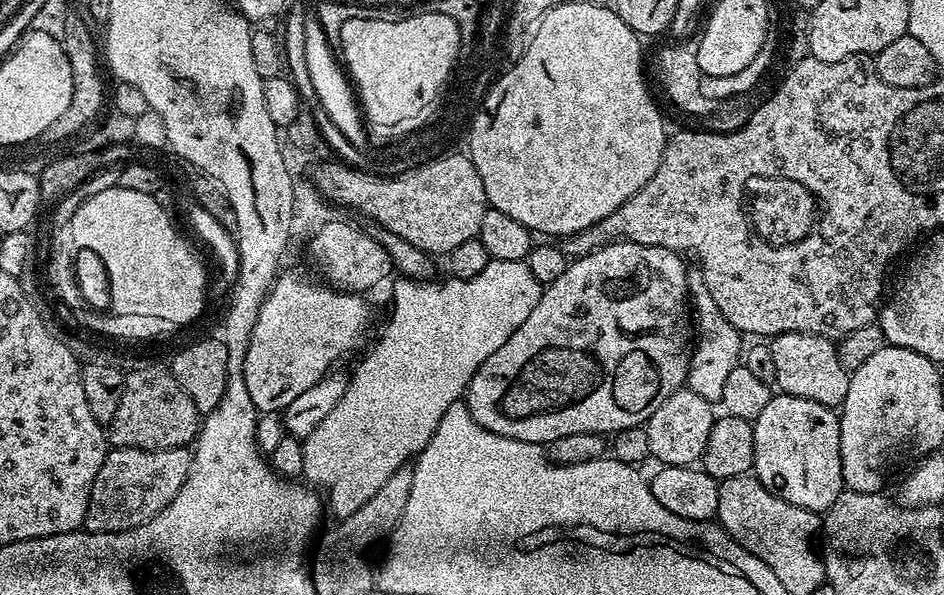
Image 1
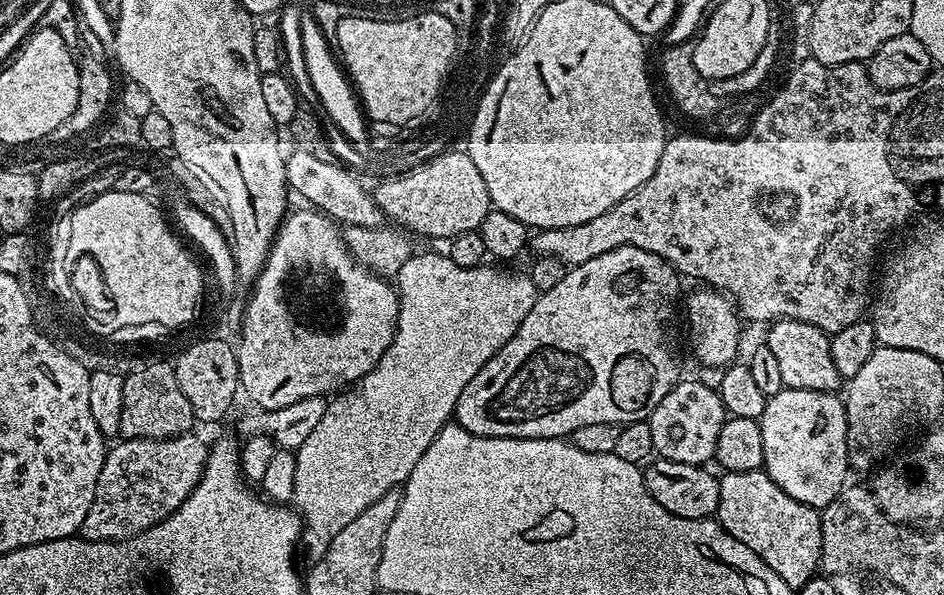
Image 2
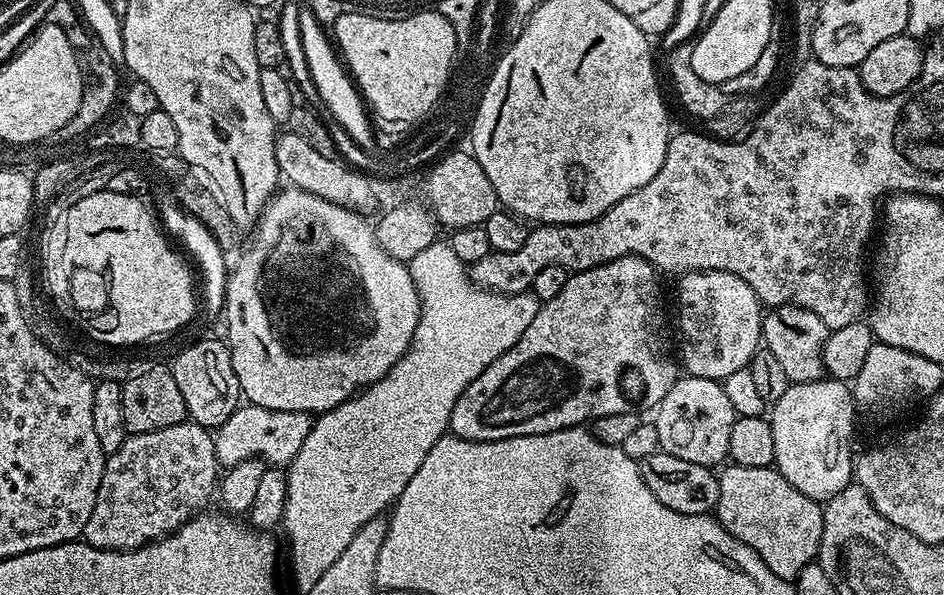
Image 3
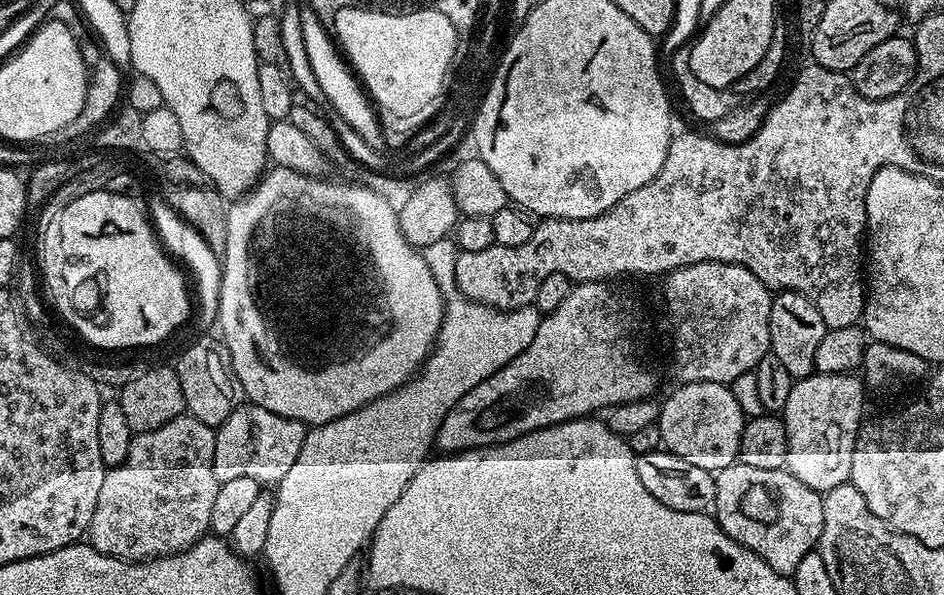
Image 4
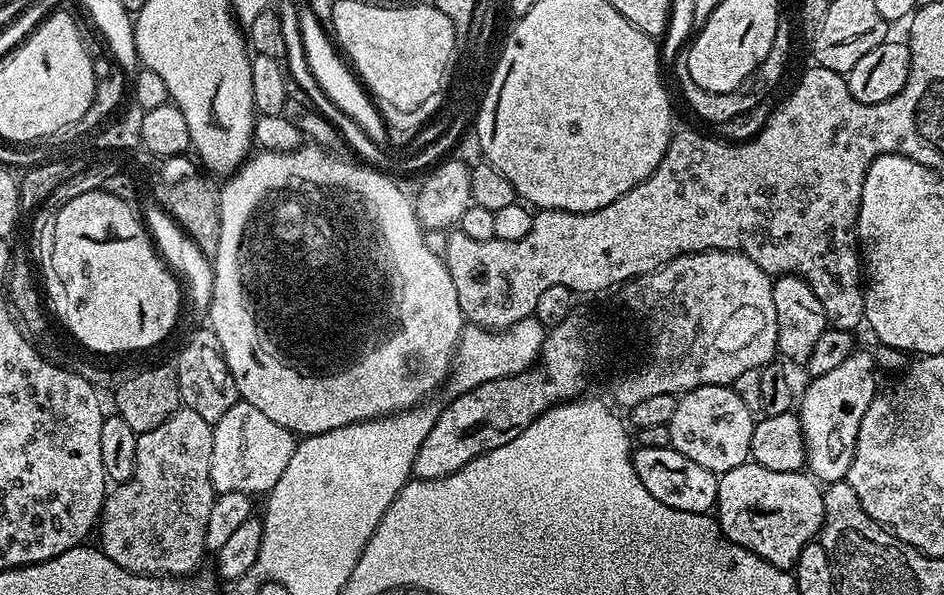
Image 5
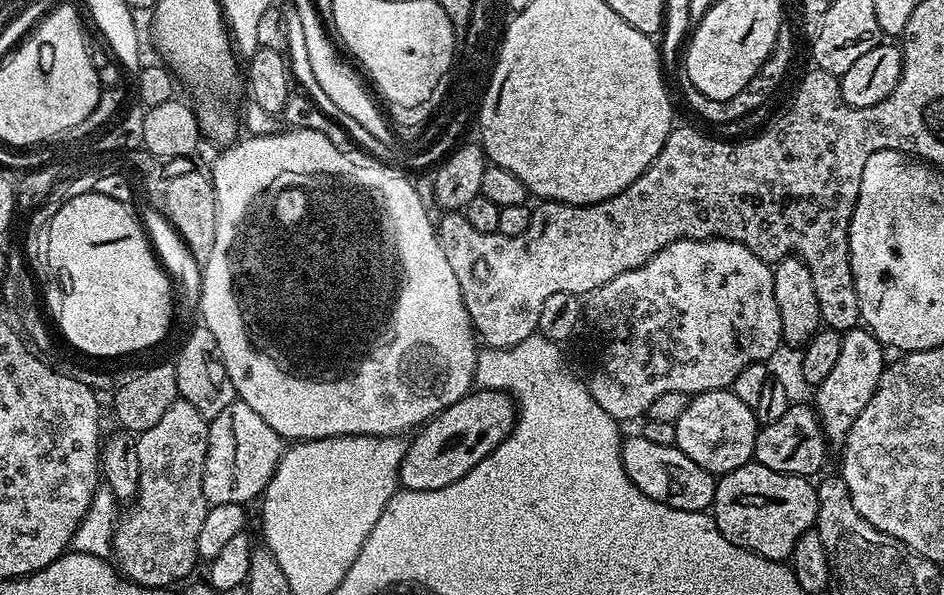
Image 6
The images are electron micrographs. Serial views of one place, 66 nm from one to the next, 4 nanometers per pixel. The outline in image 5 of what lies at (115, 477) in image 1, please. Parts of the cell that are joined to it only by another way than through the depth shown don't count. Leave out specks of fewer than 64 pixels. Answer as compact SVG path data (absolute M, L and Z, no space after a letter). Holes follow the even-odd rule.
M186 407L180 409L170 418L166 418L166 422L162 422L162 426L154 426L154 430L149 432L141 432L137 435L137 454L136 465L133 468L133 476L124 483L117 483L111 491L107 493L101 513L98 517L98 534L100 532L100 541L98 546L104 554L112 562L118 566L122 566L127 572L138 573L140 575L171 575L186 576L189 575L198 564L198 560L202 554L205 555L206 546L206 527L210 520L210 511L213 509L213 503L216 501L218 493L212 488L210 466L211 451L214 450L214 438L212 437L213 425L206 422L206 418L201 418L198 414L194 414L194 410Z

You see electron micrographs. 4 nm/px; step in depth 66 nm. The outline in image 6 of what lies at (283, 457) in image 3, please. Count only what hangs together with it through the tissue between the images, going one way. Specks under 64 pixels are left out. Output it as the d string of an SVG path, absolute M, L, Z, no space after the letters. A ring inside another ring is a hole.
M244 401L226 406L209 421L206 466L203 467L203 494L209 505L248 504L263 493L280 465L286 441Z

